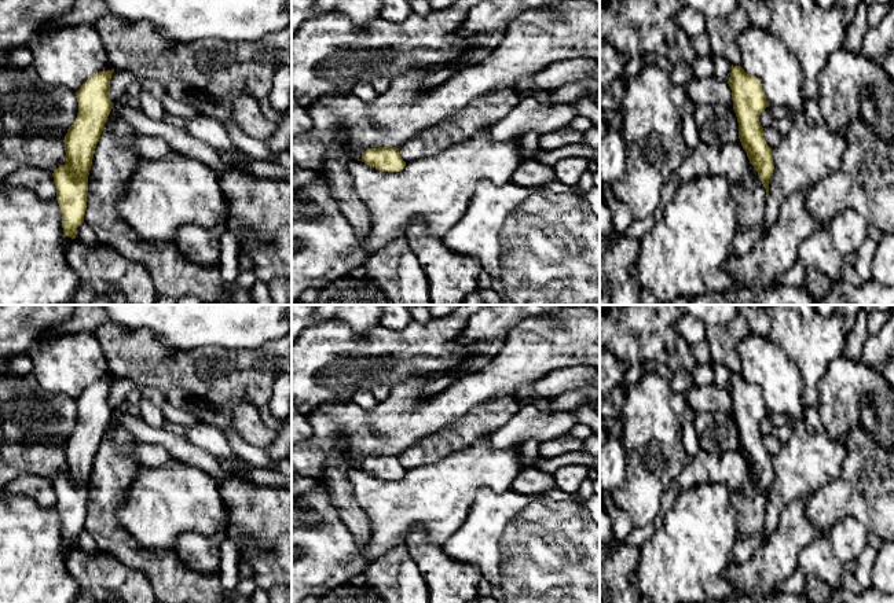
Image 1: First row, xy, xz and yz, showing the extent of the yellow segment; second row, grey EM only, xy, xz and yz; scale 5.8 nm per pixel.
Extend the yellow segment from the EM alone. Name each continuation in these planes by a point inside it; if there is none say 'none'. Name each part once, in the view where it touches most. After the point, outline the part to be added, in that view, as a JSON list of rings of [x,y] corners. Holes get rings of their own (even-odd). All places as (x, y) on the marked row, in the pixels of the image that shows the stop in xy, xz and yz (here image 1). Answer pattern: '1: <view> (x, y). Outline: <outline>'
none

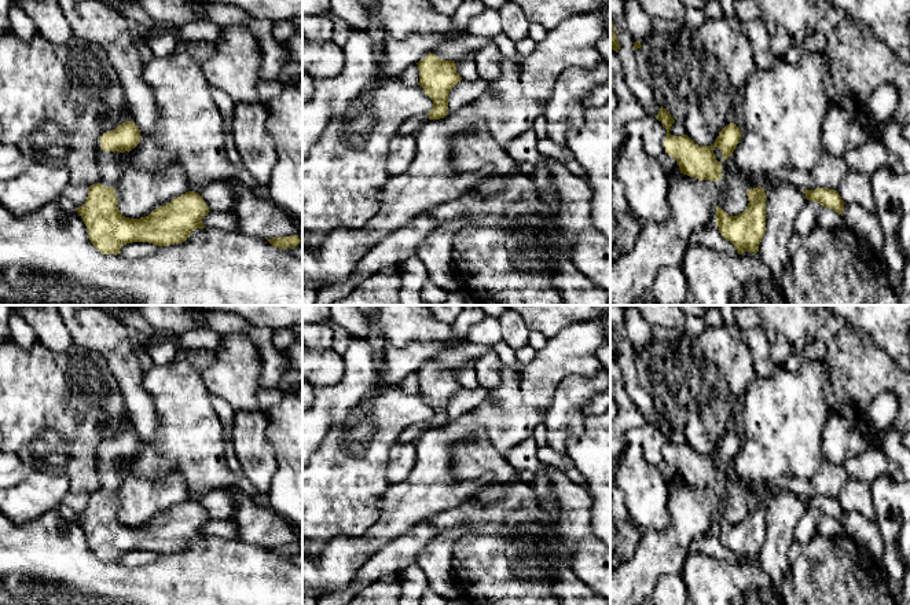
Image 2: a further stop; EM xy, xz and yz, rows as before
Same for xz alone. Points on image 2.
none

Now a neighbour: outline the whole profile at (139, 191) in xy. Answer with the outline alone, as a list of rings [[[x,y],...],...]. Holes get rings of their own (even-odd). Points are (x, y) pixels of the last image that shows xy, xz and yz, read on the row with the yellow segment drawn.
[[[135,166],[115,186],[117,208],[125,217],[140,219],[188,191],[186,173],[179,166],[162,170]]]

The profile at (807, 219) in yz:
[[[808,201],[797,214],[797,219],[795,221],[795,231],[800,235],[807,235],[815,227],[818,227],[818,214],[821,208],[821,204]]]

